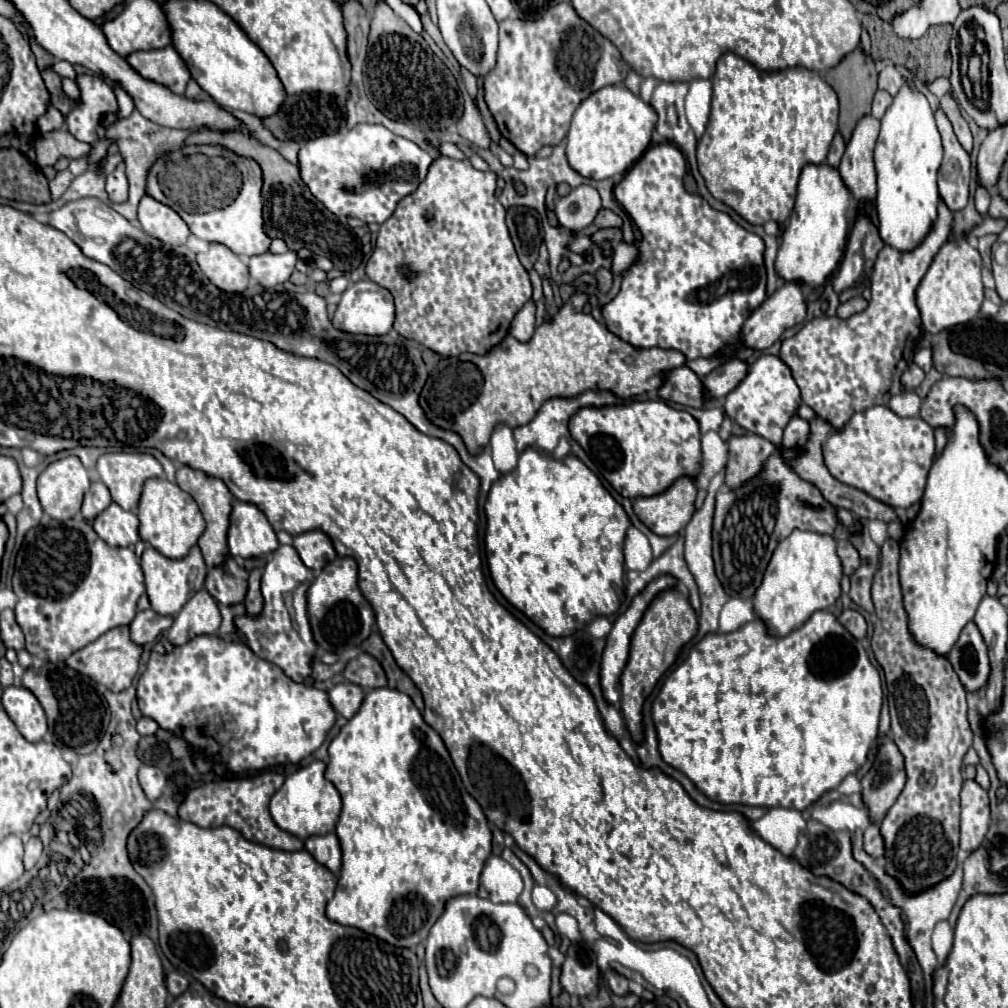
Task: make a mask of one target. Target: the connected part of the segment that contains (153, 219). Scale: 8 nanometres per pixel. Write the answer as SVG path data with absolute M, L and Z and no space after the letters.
M145 195L137 209L139 223L143 231L169 245L185 245L189 237L187 223L167 205L157 203L153 197Z

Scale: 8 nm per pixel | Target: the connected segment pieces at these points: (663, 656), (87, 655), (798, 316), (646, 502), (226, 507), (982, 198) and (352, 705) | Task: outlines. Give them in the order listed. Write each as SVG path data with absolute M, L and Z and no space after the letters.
M665 589L661 591L647 607L641 623L637 625L631 647L629 647L629 659L621 673L621 713L625 717L627 729L633 737L633 741L643 739L643 725L641 725L641 713L643 713L643 701L653 691L661 675L675 663L679 649L697 633L697 613L691 607L689 599L679 589Z
M115 627L111 631L107 631L105 635L101 635L97 641L89 643L87 647L83 647L81 651L75 651L65 665L81 675L87 675L89 679L93 679L95 683L105 685L109 691L123 691L131 685L133 677L139 671L139 657L141 657L141 647L135 645L129 639L129 627Z
M785 281L773 295L769 295L761 307L757 307L757 311L753 311L753 315L745 321L743 325L743 331L741 331L741 341L743 341L743 347L753 347L753 349L767 349L771 347L781 335L785 329L797 325L797 323L803 323L807 315L807 305L805 305L805 299L803 299L803 291L801 291L801 285L795 283L795 281Z
M691 475L679 477L669 489L653 497L633 499L635 515L657 535L675 535L695 511L697 481Z
M181 467L177 471L177 485L191 493L207 521L207 529L199 539L199 549L203 553L203 559L207 563L207 567L221 567L227 559L229 559L229 549L227 549L227 529L229 529L229 515L231 515L231 507L233 507L233 495L229 493L229 489L225 487L223 481L207 477L205 473L193 471L191 467Z
M977 187L977 193L975 193L975 207L981 215L987 215L987 207L989 207L989 191L983 189L983 187Z
M349 681L333 685L327 693L329 693L329 701L333 709L347 719L349 715L353 715L353 711L357 711L357 703L361 703L361 695L365 695L365 691L359 685Z

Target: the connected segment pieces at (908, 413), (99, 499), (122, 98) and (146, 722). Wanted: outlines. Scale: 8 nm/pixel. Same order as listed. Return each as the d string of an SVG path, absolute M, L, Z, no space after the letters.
M901 391L899 395L893 395L889 401L889 409L895 411L899 417L917 417L921 407L921 399L915 391Z
M97 481L97 483L91 483L89 491L85 493L85 501L83 501L83 507L81 507L81 513L87 521L93 521L103 509L107 509L111 505L111 495L109 495L109 489Z
M115 87L115 93L117 93L117 101L119 101L117 117L119 117L119 119L125 119L125 117L129 117L131 111L135 109L135 103L133 103L133 99L129 99L129 95L125 95L125 91L121 91L119 87Z
M141 717L139 721L137 721L137 733L139 735L155 735L155 731L157 731L157 723L153 723L153 719L145 719L145 717Z

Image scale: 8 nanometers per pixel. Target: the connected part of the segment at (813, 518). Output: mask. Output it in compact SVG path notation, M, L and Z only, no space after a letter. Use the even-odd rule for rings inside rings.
M785 449L783 455L773 453L761 475L753 477L739 489L717 493L713 521L713 559L715 573L729 597L751 599L755 595L775 547L793 529L831 535L837 527L837 517L833 515L835 507L823 499L815 485L803 481L797 473L791 471L787 463L791 457L795 457L793 449ZM807 503L819 505L821 511L807 509Z

